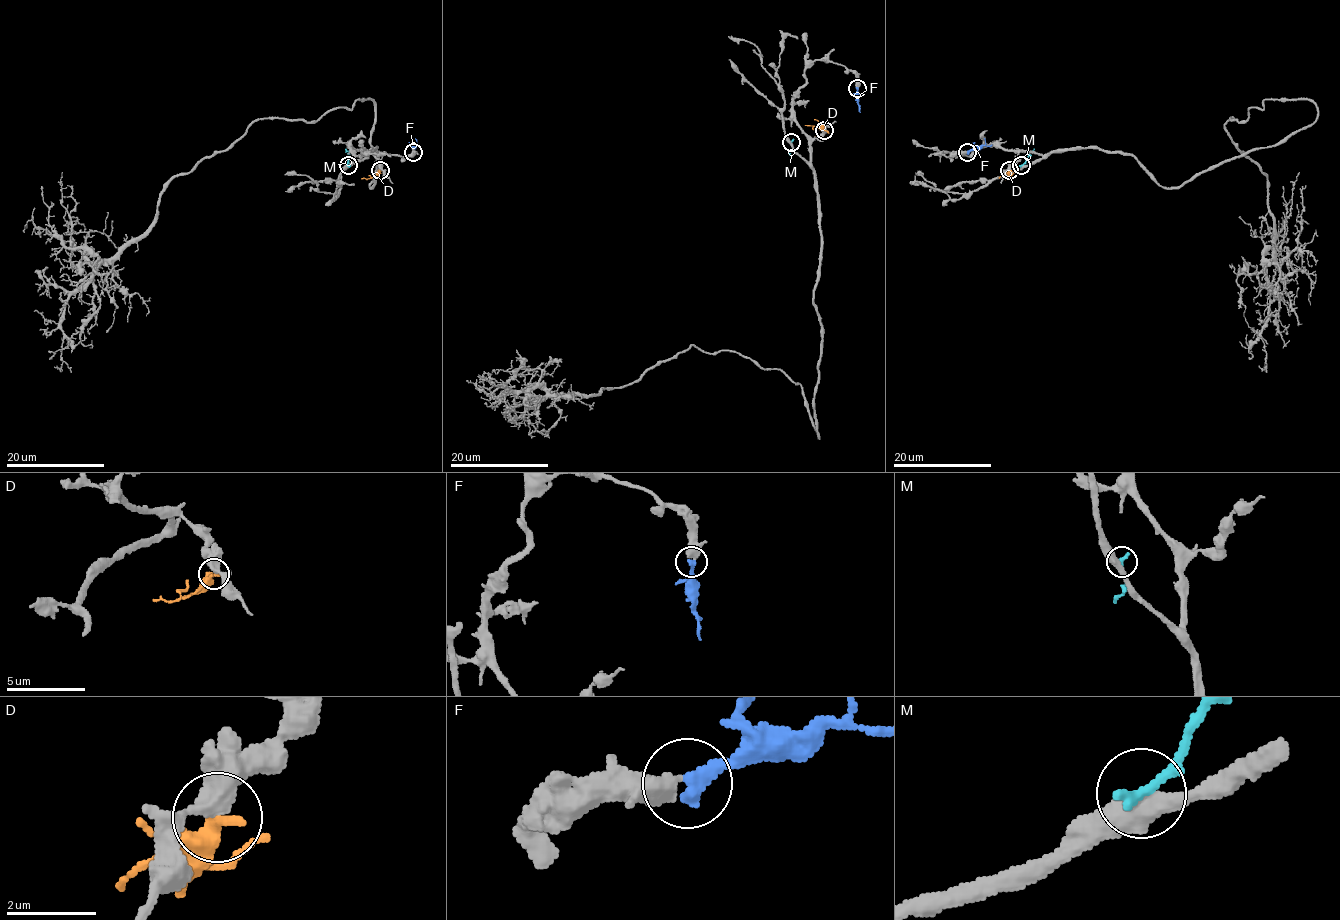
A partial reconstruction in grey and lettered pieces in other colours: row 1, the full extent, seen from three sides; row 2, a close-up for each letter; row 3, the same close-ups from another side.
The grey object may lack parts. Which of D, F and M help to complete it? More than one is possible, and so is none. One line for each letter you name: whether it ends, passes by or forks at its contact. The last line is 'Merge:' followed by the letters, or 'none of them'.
F: it ends there
Merge: F

